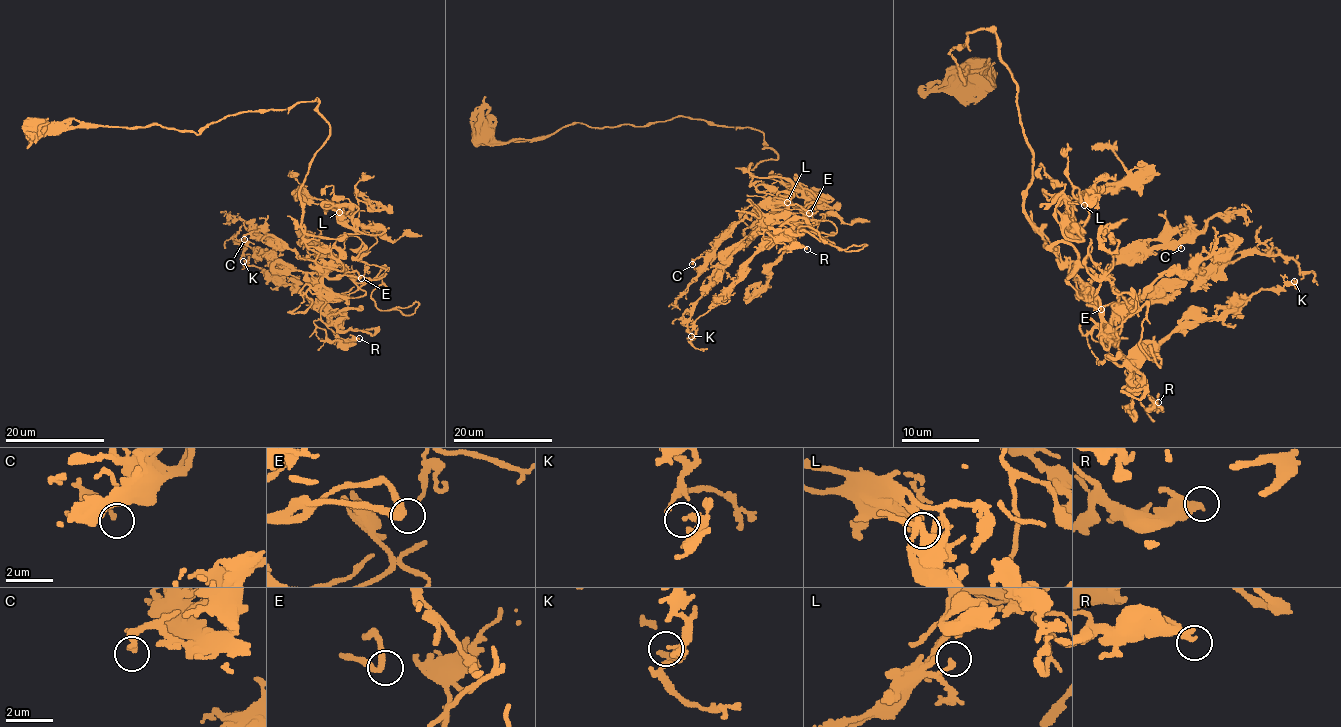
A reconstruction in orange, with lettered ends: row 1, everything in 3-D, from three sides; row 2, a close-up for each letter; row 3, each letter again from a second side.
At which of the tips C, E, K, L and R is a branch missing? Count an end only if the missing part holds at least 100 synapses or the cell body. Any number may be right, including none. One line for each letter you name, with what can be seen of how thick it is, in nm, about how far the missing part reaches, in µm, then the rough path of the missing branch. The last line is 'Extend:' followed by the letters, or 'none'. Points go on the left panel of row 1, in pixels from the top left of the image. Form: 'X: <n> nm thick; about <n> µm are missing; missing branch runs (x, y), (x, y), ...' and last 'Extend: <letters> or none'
R: 300 nm thick; about 60 µm are missing; missing branch runs (359, 338), (346, 350), (361, 346), (370, 324), (366, 307), (309, 257), (283, 251), (292, 247), (289, 243)
Extend: R

